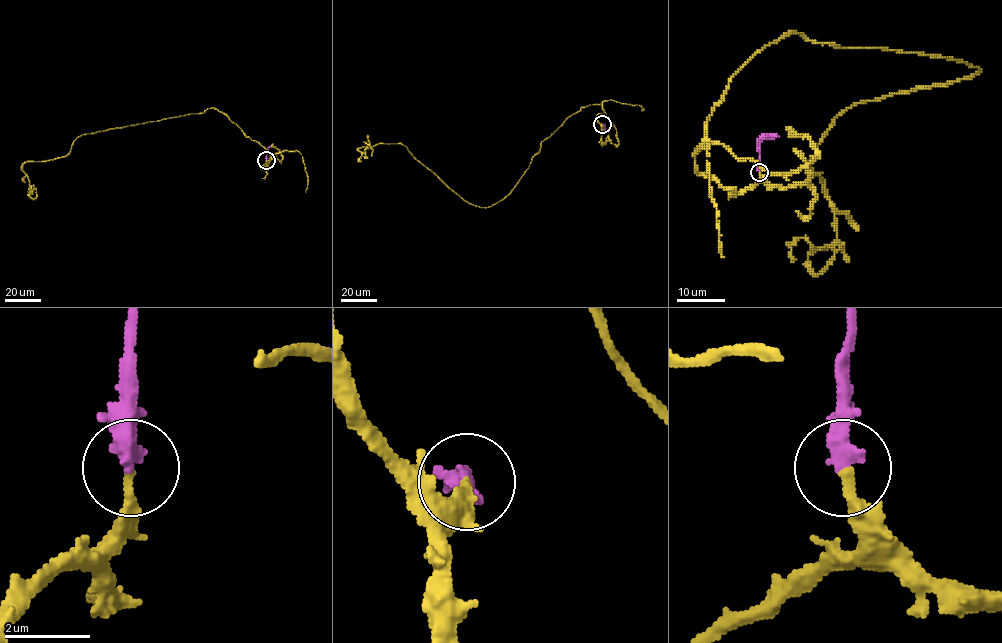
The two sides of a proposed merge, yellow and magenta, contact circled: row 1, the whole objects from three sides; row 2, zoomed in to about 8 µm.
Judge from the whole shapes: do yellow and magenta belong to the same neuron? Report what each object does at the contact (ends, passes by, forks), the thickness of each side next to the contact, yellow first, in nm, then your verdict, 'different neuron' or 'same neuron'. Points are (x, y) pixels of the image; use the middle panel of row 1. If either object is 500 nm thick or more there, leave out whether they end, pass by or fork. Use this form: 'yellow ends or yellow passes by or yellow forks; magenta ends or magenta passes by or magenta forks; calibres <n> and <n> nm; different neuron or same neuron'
yellow ends; magenta ends; calibres 200 and 460 nm; same neuron

